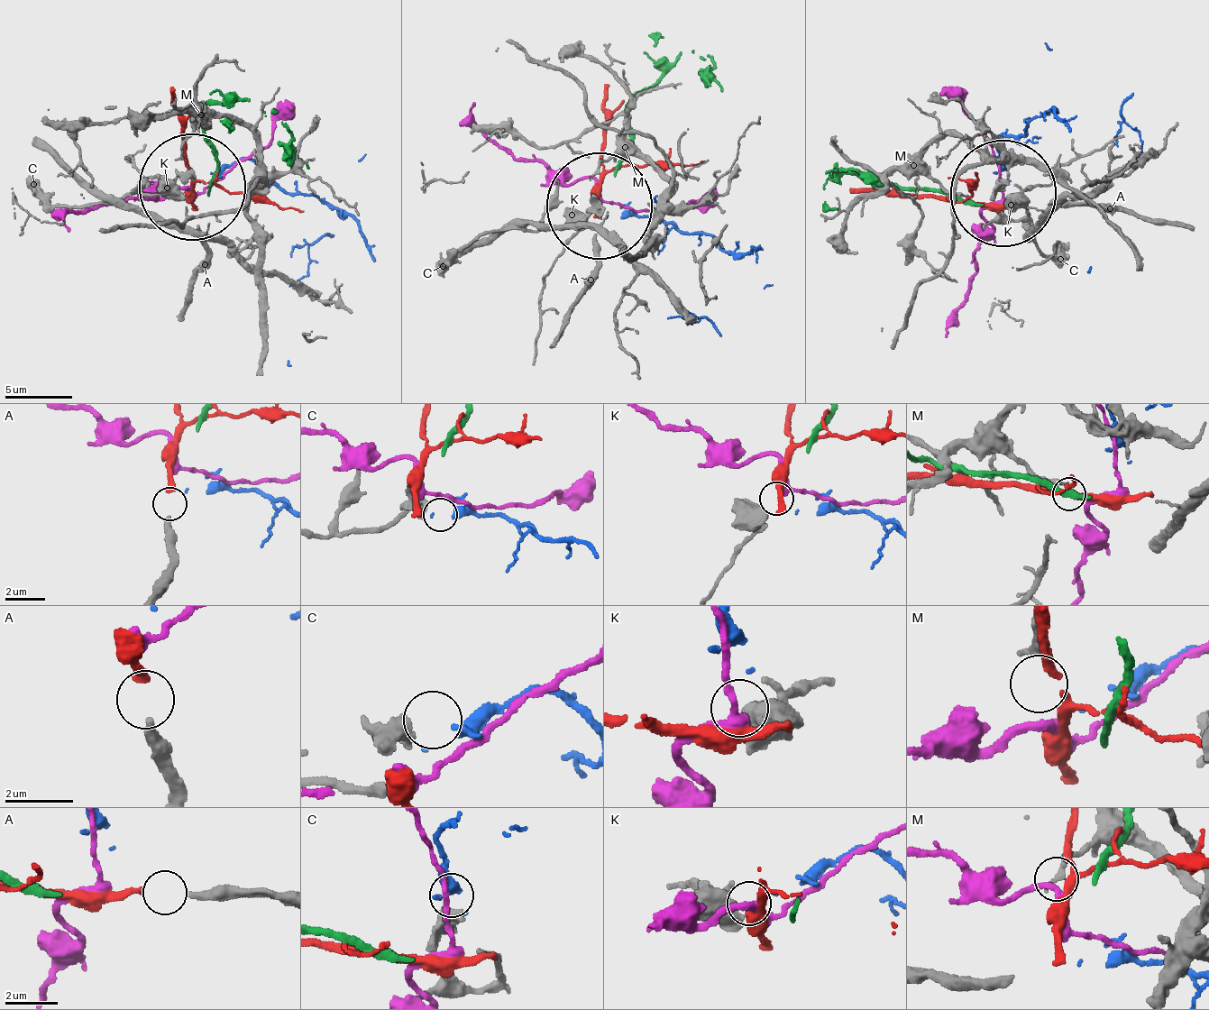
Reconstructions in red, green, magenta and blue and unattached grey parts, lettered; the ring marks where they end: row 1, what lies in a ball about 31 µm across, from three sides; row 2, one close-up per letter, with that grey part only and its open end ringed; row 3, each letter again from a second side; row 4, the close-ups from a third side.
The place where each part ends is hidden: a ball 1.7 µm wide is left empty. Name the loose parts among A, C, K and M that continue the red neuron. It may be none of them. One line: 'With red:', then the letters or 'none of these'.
With red: A

